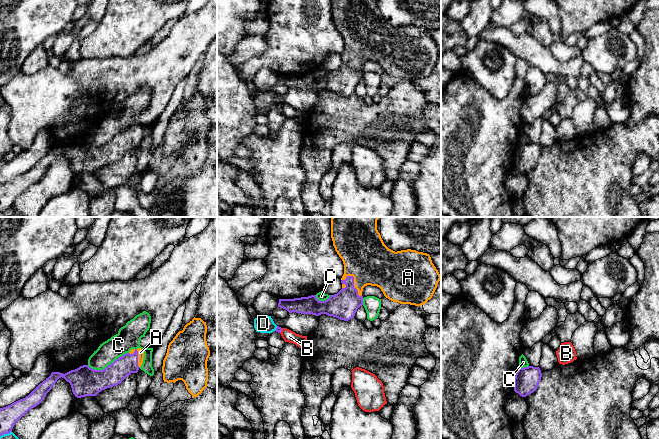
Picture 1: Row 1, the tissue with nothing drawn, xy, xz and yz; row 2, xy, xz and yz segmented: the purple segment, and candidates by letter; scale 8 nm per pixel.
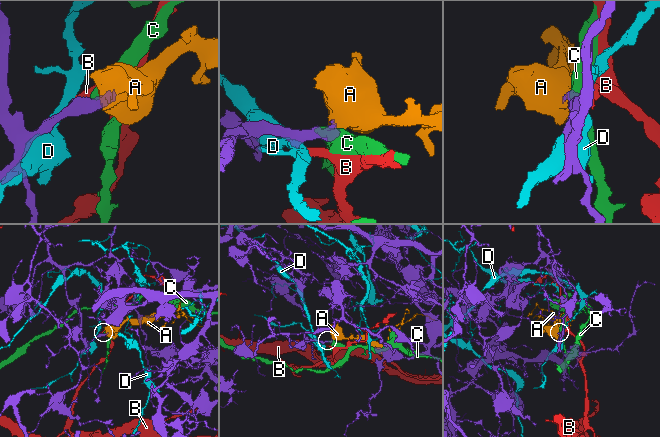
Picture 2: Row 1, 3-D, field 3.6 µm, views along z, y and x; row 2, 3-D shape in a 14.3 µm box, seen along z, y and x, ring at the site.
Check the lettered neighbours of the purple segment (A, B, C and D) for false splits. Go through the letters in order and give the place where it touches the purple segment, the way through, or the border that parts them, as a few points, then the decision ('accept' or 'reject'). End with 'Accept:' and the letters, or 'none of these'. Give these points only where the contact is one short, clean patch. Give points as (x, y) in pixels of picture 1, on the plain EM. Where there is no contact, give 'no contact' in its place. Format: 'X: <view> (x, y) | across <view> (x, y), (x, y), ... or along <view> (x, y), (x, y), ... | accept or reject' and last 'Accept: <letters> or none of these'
A: xz (353, 57) | across xz (343, 81), (350, 73), (353, 57), (364, 41), (365, 32) | accept
B: xz (281, 106) | along xz (282, 104), (280, 109) | reject
C: xy (108, 141) | along xy (128, 128), (117, 133), (102, 145), (92, 145), (87, 141) | reject
D: xy (5, 209) | reject
Accept: A

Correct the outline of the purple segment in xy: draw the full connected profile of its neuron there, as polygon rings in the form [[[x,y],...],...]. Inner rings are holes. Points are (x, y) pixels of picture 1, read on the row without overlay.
[[[138,124],[117,134],[103,146],[83,141],[65,150],[52,148],[28,172],[0,184],[0,212],[12,208],[16,198],[44,176],[59,154],[62,153],[70,159],[72,168],[77,174],[96,172],[102,166],[120,160],[131,149],[137,149],[143,135],[144,128]]]

